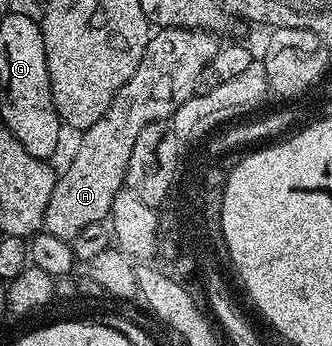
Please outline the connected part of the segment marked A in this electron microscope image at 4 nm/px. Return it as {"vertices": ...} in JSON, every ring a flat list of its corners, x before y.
{"vertices":[[165,27,159,28,151,36,148,47,140,59,140,67,136,67,132,79,128,79,120,87,120,91,112,99,106,114,96,119,96,123,92,123,92,127,88,127,79,136,82,138,78,141,78,150,75,151,70,166,63,173,61,170,60,176,55,180,52,199,48,199,48,211,42,220,45,232,73,242,74,237,80,235,84,227,88,227,88,223,106,221,109,218,112,199,116,199,116,195,124,189,126,184,128,155,132,155,132,143,136,143,136,135,140,135,140,131,144,131,148,123,166,121,170,119,170,116,173,118,178,108,188,98,194,96,196,75,200,75,200,71,208,68,213,62,216,51,220,48,220,41,214,37,217,36,201,29,168,29]]}

